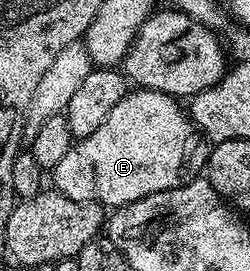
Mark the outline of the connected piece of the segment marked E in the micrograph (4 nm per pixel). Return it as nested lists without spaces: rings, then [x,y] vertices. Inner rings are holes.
[[[137,87],[130,90],[106,114],[106,122],[94,130],[84,140],[76,140],[70,150],[66,150],[66,158],[58,162],[50,170],[51,187],[74,202],[90,202],[99,204],[108,210],[126,206],[130,202],[138,202],[138,198],[146,198],[152,192],[174,190],[178,186],[188,184],[197,179],[205,171],[210,151],[209,141],[203,132],[192,123],[187,111],[180,109],[181,101],[164,92],[155,92],[149,88]]]

